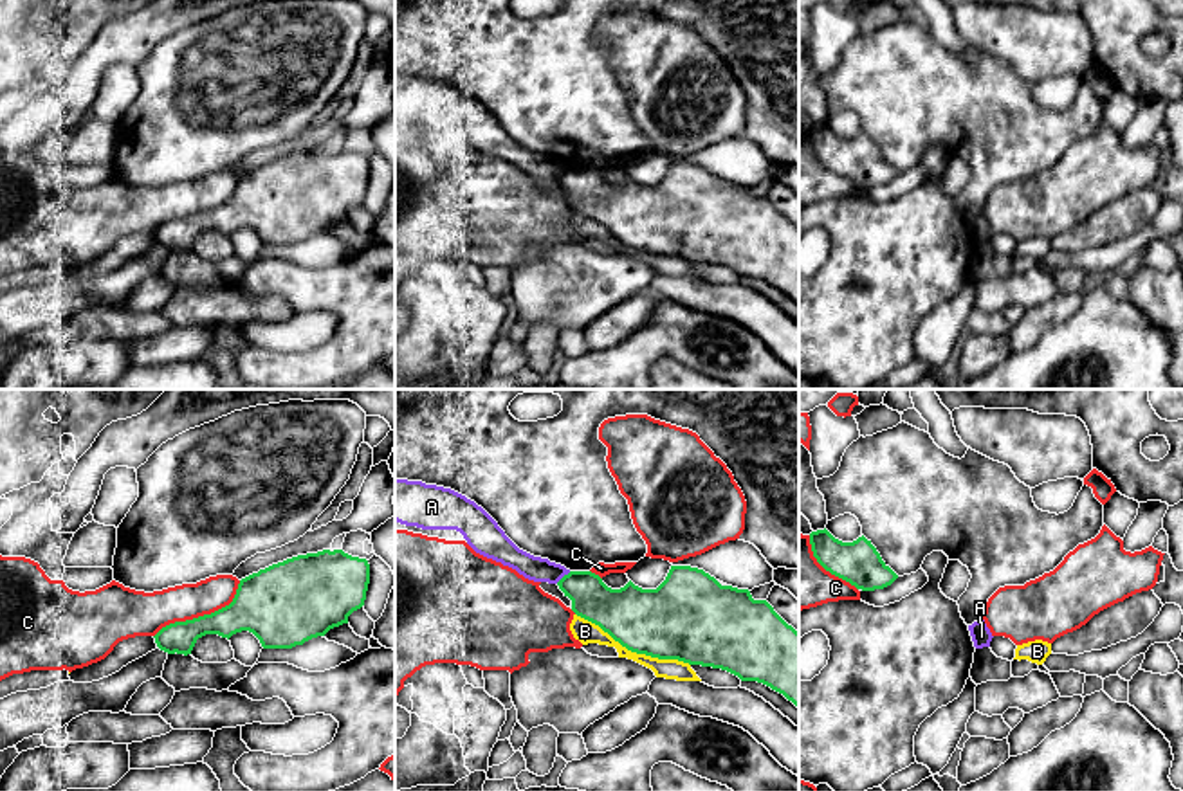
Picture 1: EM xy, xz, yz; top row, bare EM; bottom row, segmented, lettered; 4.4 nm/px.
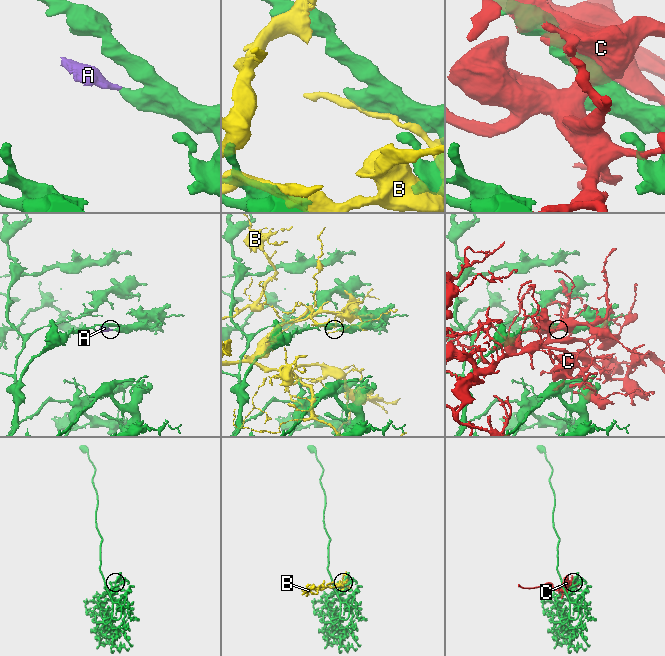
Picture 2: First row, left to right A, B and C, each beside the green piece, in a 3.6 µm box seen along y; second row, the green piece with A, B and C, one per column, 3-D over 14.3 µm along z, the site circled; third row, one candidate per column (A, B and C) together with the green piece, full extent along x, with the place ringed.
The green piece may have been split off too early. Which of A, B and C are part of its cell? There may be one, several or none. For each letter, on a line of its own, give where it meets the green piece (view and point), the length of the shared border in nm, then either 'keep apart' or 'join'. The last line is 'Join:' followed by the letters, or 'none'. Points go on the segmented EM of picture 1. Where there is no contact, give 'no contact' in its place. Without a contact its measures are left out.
A: xz (565, 575) | 90 nm | keep apart
B: xz (633, 651) | 550 nm | keep apart
C: xy (204, 615) | 460 nm | keep apart
Join: none

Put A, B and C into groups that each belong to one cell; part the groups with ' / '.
A / B / C

